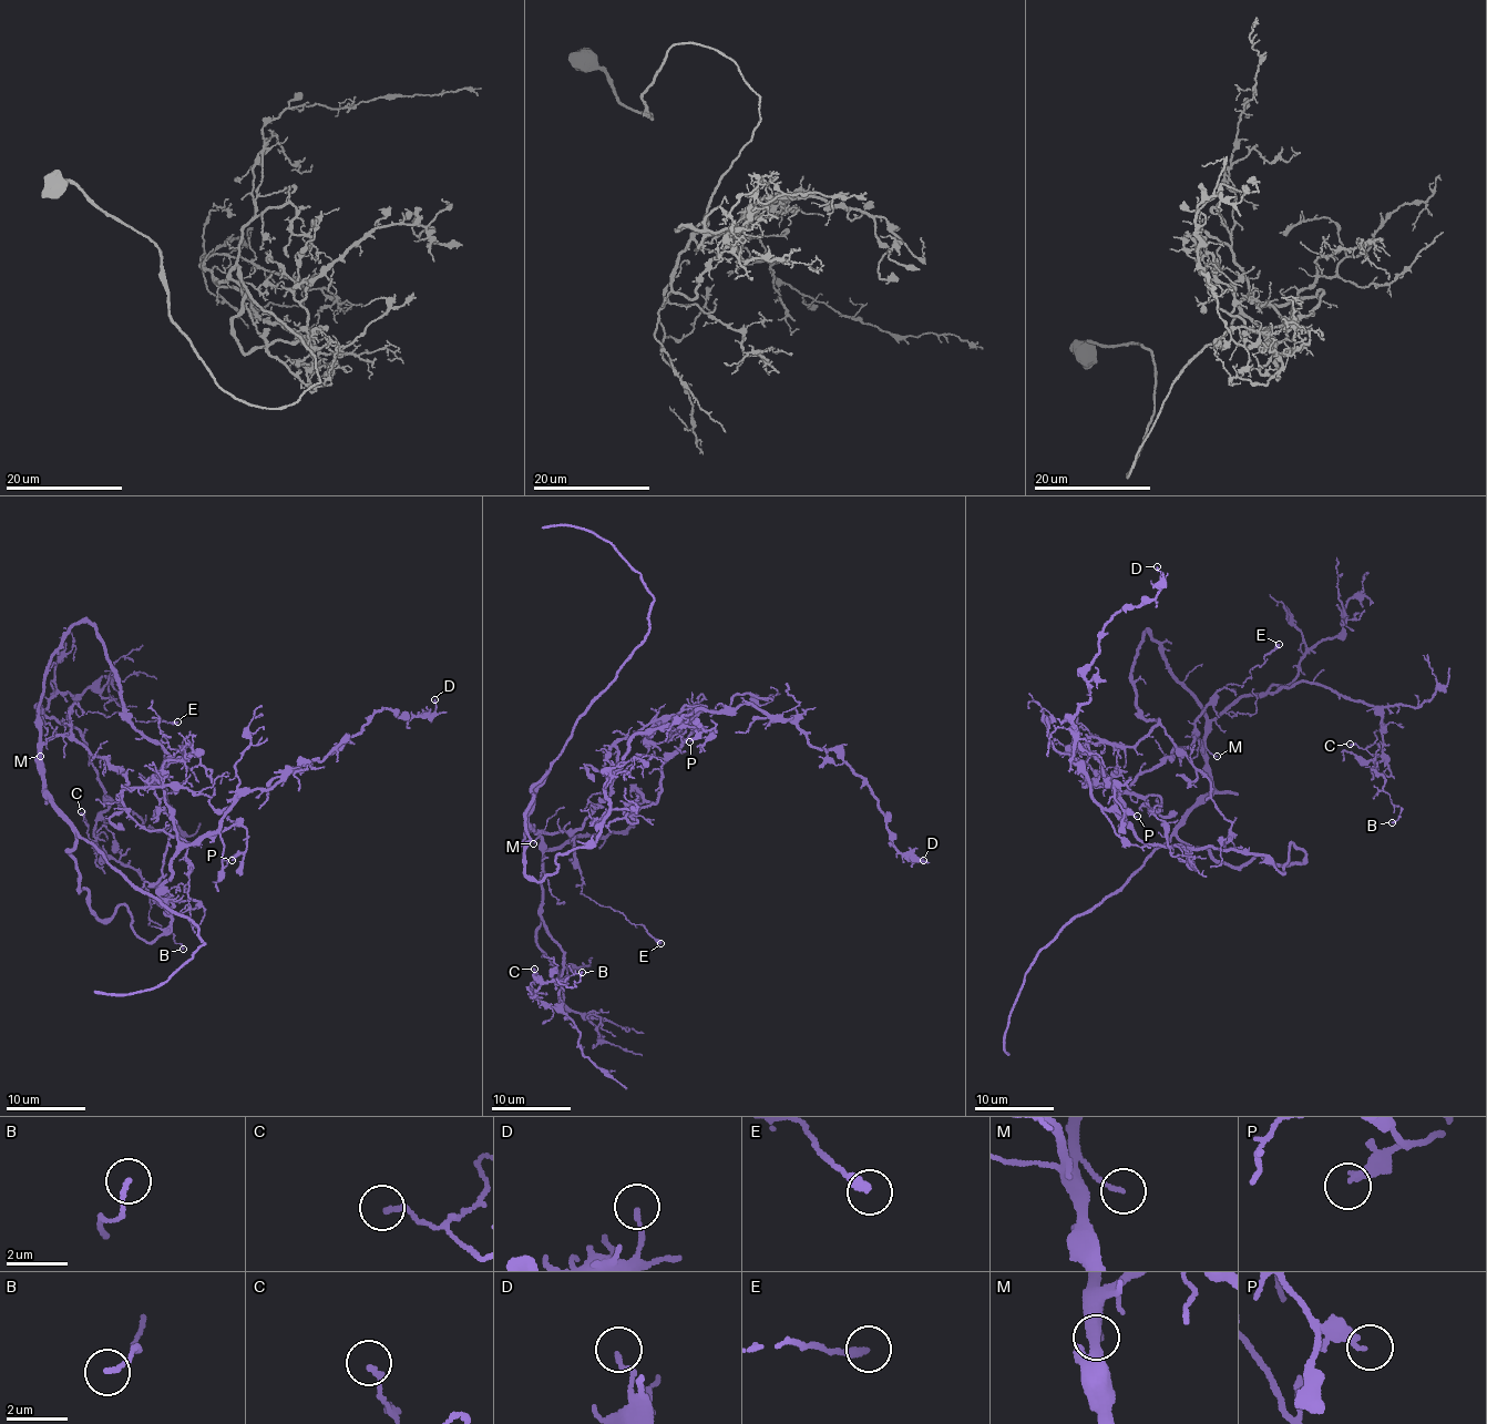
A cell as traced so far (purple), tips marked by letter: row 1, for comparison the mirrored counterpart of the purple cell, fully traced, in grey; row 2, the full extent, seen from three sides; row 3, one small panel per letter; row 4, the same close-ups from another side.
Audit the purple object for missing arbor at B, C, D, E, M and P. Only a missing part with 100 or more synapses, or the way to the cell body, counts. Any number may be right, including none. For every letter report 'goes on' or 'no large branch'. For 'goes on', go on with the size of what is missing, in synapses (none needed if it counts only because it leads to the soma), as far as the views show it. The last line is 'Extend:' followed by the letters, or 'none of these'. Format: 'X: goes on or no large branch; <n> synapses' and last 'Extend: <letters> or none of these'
B: no large branch
C: no large branch
D: no large branch
E: no large branch
M: no large branch
P: no large branch
Extend: none of these

